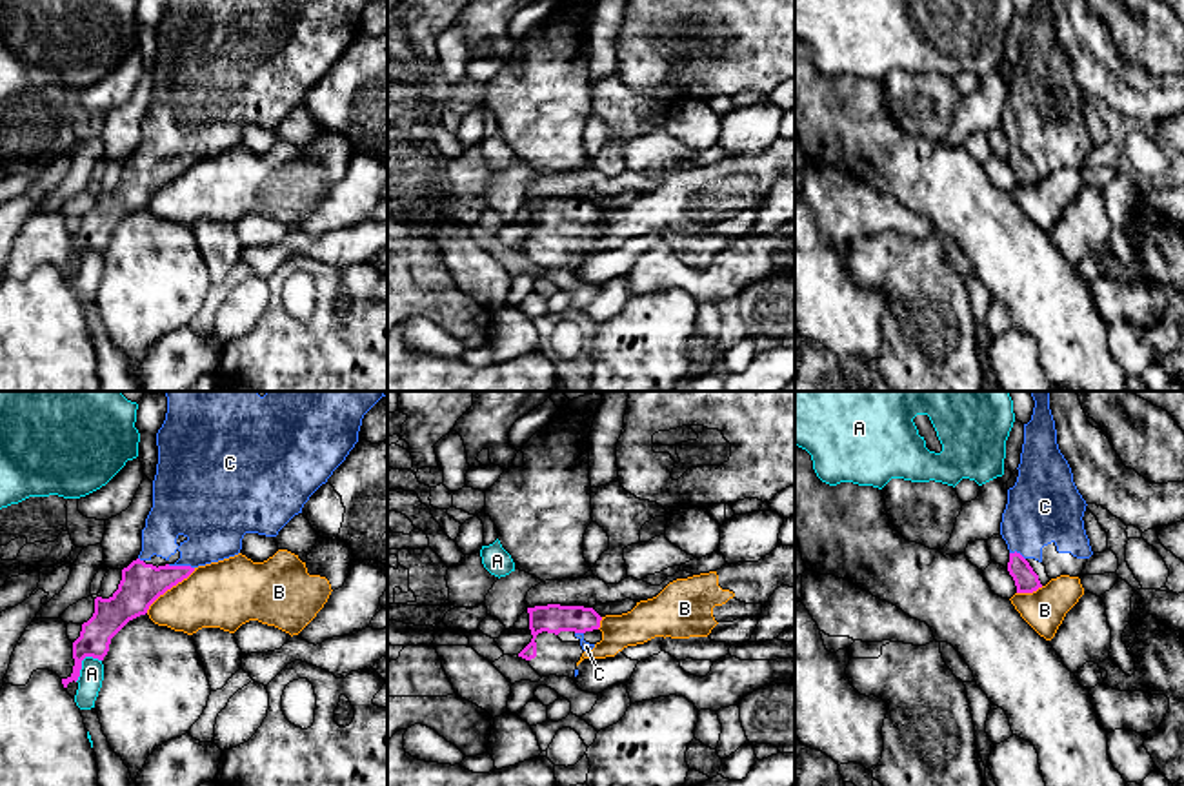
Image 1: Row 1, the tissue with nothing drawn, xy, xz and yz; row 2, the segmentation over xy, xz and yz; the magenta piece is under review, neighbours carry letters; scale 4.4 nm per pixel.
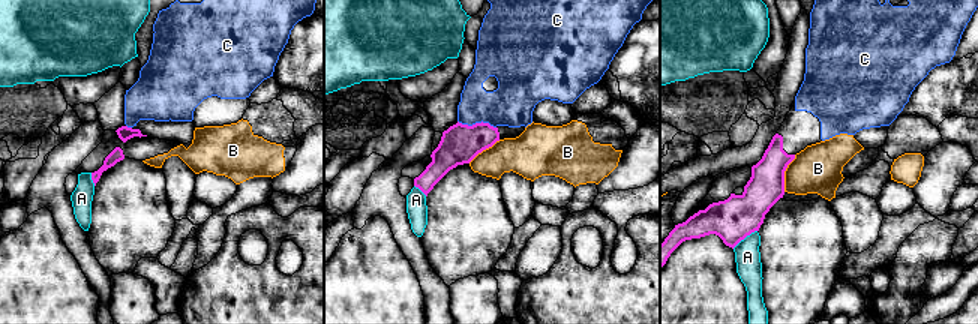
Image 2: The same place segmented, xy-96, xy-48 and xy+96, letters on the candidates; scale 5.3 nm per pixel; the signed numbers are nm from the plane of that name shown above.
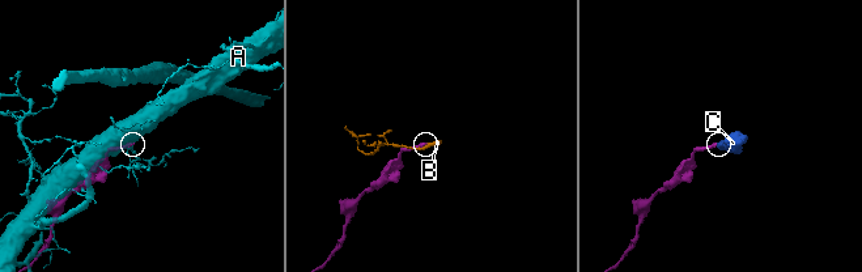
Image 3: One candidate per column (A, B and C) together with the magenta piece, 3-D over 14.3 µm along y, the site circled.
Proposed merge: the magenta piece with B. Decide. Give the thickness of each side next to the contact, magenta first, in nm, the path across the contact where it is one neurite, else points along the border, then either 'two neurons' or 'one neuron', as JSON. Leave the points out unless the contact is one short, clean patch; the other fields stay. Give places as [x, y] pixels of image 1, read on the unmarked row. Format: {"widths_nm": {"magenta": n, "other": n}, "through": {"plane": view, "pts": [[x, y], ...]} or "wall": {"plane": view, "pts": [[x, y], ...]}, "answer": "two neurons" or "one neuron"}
{"widths_nm": {"magenta": 180, "other": 300}, "answer": "two neurons"}

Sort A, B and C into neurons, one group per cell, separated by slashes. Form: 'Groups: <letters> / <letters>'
Groups: A / B / C

